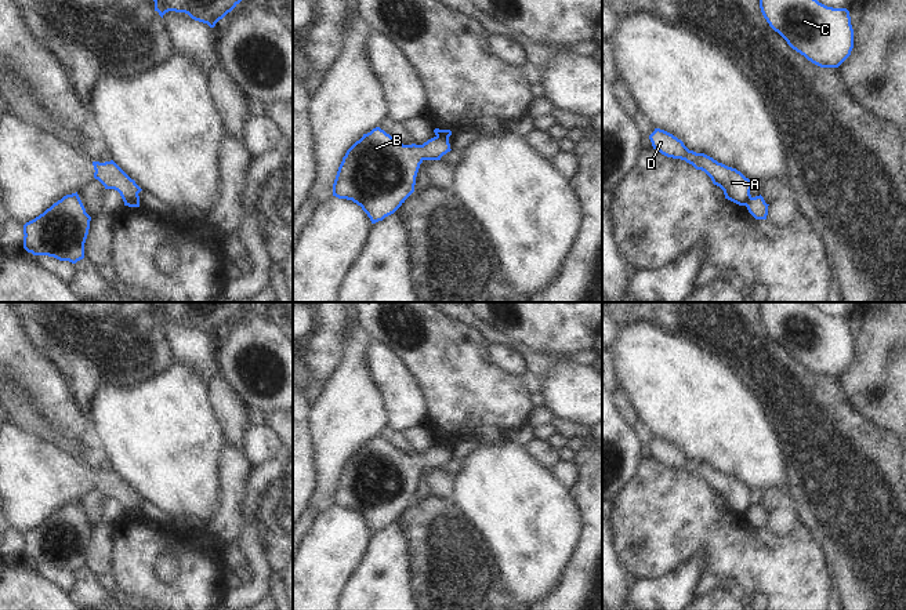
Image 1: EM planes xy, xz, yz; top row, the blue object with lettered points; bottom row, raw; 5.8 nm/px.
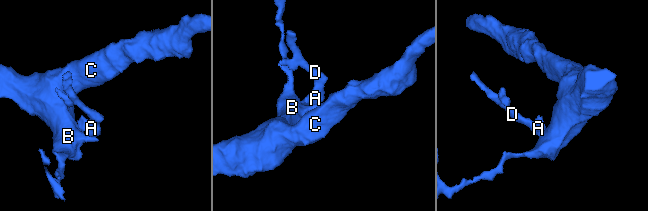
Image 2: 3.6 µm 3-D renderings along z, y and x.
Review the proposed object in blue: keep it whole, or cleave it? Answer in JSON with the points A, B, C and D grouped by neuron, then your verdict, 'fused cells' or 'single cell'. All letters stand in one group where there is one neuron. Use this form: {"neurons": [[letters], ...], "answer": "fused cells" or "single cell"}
{"neurons": [["A", "D"], ["B", "C"]], "answer": "fused cells"}

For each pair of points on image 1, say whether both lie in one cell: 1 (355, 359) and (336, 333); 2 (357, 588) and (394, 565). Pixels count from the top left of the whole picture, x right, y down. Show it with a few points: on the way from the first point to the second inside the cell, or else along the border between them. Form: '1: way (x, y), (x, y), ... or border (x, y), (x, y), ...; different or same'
1: border (350, 322), (345, 330), (343, 356), (332, 374); different
2: way (366, 588), (373, 588), (387, 574); same

